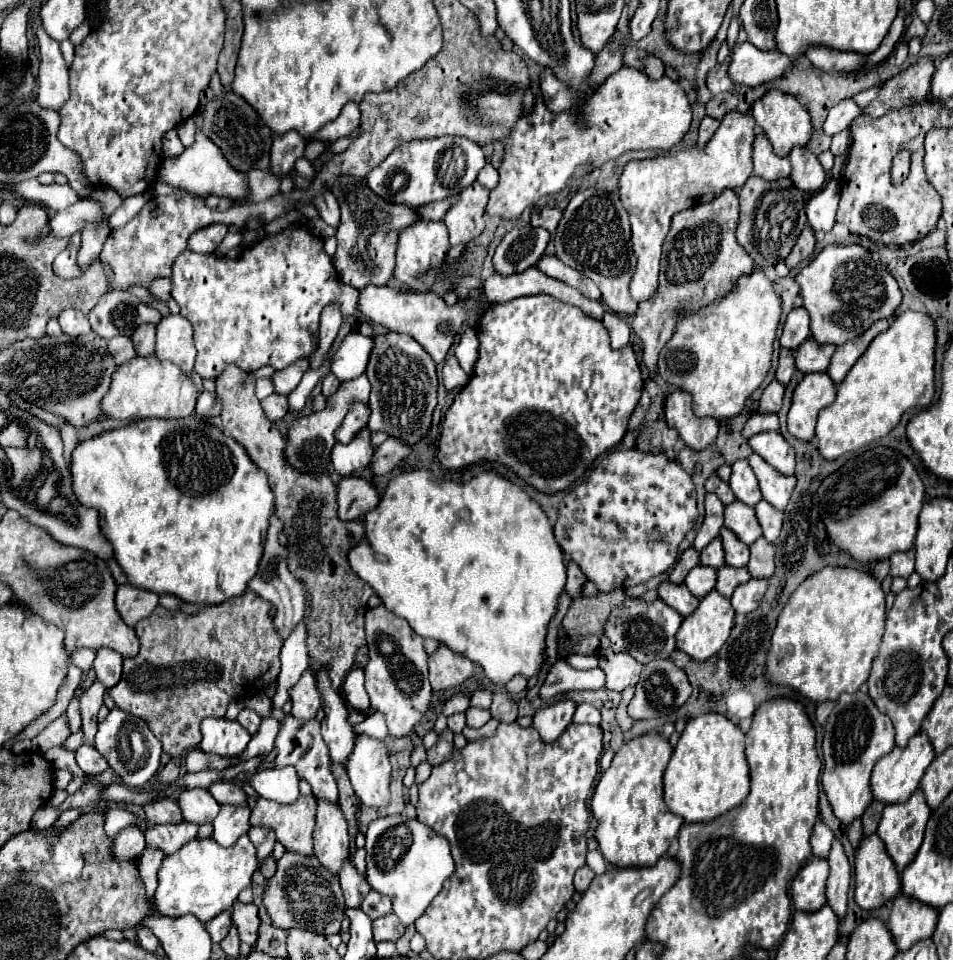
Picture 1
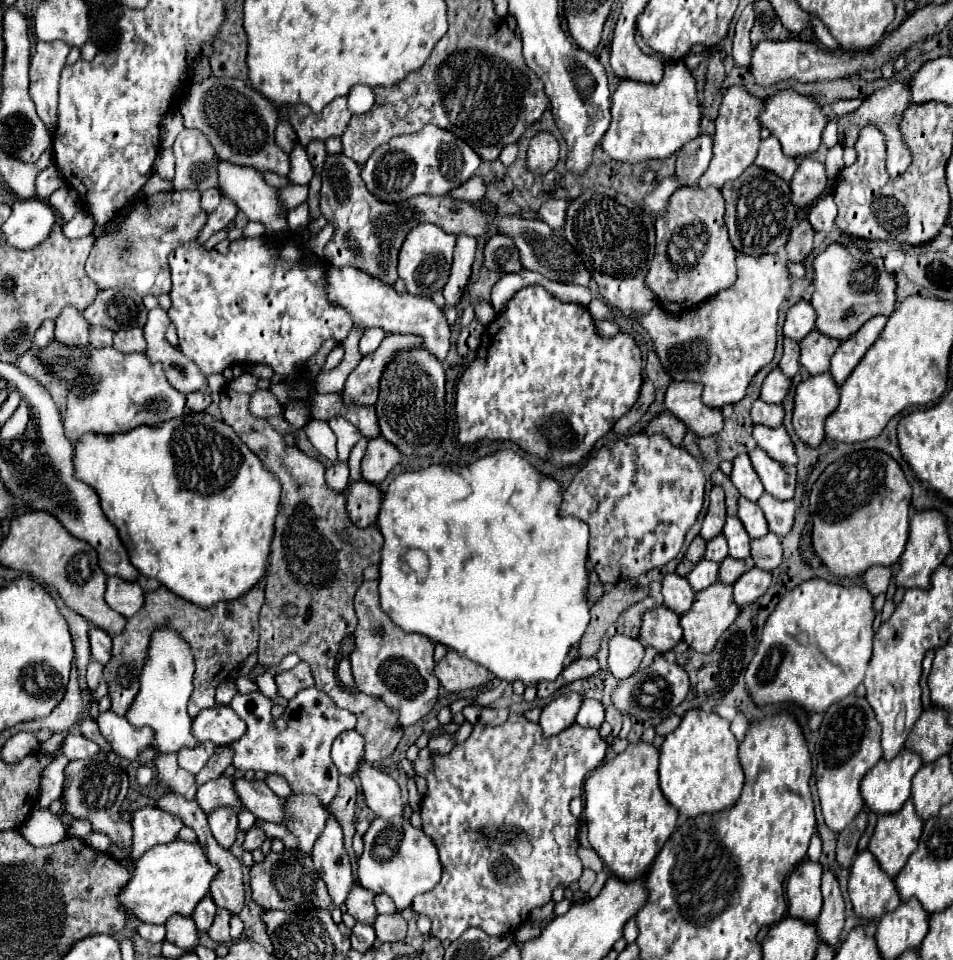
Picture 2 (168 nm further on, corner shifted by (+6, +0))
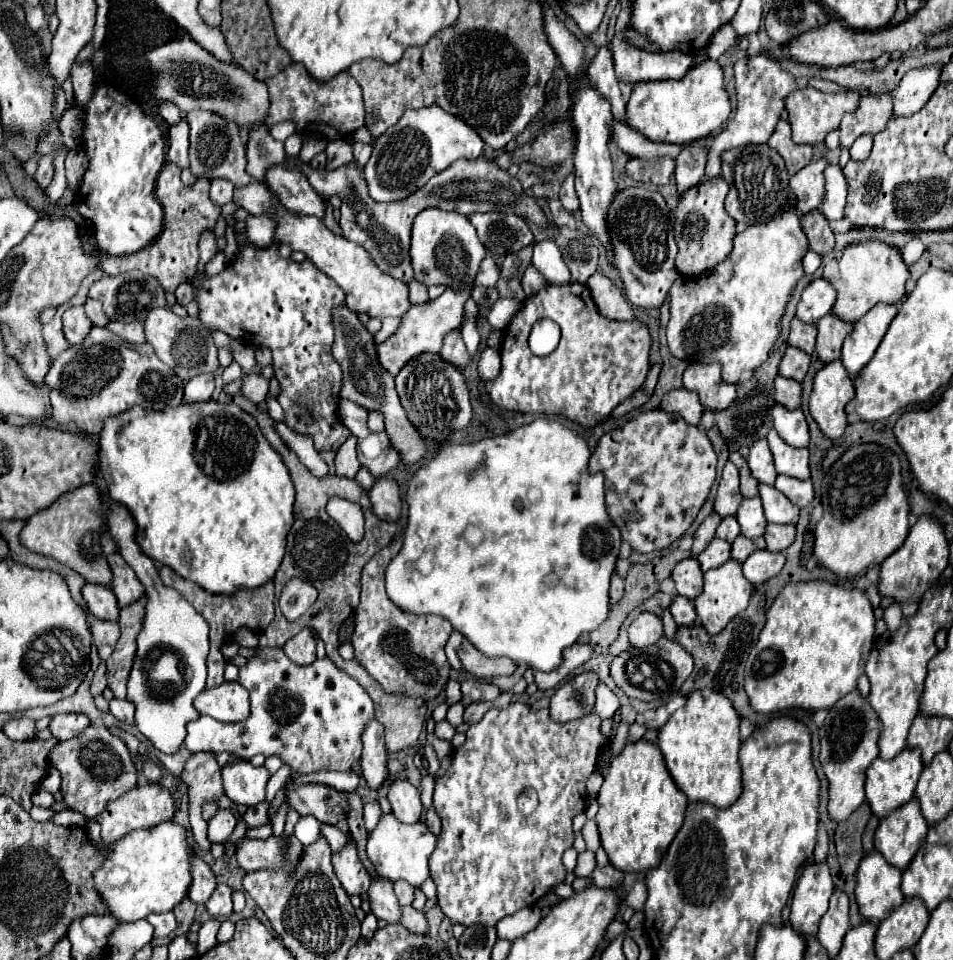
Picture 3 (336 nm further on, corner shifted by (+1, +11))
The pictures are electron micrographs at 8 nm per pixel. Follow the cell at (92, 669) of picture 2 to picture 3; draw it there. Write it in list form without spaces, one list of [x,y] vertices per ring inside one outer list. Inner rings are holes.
[[[91,619],[91,633],[93,633],[93,645],[99,651],[99,657],[103,661],[107,661],[119,639],[119,623]]]

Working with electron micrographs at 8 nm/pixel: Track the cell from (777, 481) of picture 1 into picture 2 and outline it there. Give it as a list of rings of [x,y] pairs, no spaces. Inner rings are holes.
[[[754,448],[750,452],[752,466],[756,468],[764,488],[776,496],[778,500],[790,500],[796,488],[796,466],[782,466],[772,460],[762,448]]]

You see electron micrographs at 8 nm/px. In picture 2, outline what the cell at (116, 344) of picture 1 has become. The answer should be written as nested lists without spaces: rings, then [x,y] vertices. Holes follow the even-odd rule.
[[[90,326],[90,344],[92,346],[110,346],[112,344],[112,338],[114,338],[114,332],[102,328],[102,326]]]

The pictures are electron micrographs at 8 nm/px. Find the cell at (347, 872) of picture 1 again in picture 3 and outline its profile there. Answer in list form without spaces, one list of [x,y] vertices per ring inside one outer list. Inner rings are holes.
[[[373,879],[367,891],[371,913],[377,919],[385,919],[387,923],[397,923],[401,917],[401,905],[393,893],[393,883],[389,879]]]

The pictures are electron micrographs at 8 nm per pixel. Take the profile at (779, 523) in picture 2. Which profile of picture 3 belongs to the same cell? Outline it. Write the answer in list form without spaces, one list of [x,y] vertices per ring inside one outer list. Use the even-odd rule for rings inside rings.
[[[779,475],[775,481],[775,487],[781,489],[781,493],[785,493],[785,497],[789,497],[789,501],[793,501],[793,505],[799,505],[799,509],[807,507],[813,499],[813,485],[811,481],[799,481],[787,475]]]

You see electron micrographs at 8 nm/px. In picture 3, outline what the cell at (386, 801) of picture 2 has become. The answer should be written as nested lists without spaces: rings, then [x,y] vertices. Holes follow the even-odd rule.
[[[407,779],[393,781],[389,785],[387,799],[391,803],[391,811],[401,823],[417,823],[421,819],[423,805],[419,801],[419,789],[413,787]]]

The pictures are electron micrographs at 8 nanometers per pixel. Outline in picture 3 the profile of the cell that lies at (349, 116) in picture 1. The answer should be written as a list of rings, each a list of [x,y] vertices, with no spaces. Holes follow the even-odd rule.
[[[289,65],[277,77],[265,81],[271,95],[269,107],[269,127],[279,121],[293,121],[299,133],[319,133],[331,139],[345,139],[355,133],[365,123],[365,107],[361,97],[361,87],[349,73],[339,73],[327,83],[313,81],[301,65]]]

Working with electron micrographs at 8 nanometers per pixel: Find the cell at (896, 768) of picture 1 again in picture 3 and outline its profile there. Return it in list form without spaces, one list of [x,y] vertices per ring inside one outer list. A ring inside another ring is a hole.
[[[911,747],[903,749],[893,759],[881,759],[881,757],[875,759],[873,765],[869,765],[869,769],[867,769],[867,781],[865,781],[865,793],[867,793],[867,803],[871,805],[871,811],[877,817],[885,817],[893,809],[911,801],[921,769],[923,769],[921,753],[919,753],[919,749],[911,749]]]

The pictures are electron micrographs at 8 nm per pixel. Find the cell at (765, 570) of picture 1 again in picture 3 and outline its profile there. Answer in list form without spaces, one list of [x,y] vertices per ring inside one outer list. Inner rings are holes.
[[[767,525],[763,533],[767,541],[767,549],[773,553],[785,551],[795,541],[795,525]]]

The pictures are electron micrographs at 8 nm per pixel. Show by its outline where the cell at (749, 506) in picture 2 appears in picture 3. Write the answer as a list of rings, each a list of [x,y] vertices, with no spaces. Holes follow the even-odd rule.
[[[759,485],[759,497],[765,509],[767,523],[793,523],[799,515],[799,509],[789,503],[789,499],[771,485]]]

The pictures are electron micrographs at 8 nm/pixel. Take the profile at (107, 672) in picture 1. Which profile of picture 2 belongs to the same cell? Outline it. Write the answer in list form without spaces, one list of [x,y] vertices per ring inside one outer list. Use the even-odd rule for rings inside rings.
[[[90,624],[88,634],[90,634],[92,658],[94,658],[94,660],[100,660],[100,664],[108,664],[108,660],[110,660],[110,650],[112,650],[112,636],[110,636],[106,630],[96,628],[94,624]]]

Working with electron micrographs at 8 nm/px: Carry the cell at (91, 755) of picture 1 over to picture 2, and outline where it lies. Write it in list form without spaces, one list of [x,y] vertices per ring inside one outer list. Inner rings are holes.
[[[70,732],[64,742],[62,742],[62,748],[60,752],[68,758],[68,760],[80,760],[80,758],[88,758],[88,756],[96,756],[100,752],[100,748],[84,738],[80,732]]]

